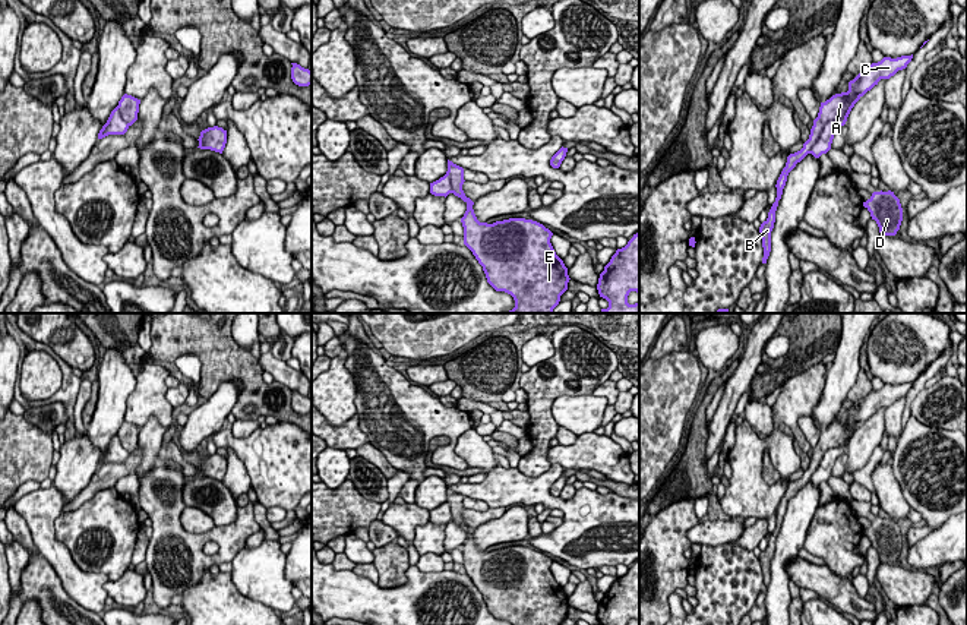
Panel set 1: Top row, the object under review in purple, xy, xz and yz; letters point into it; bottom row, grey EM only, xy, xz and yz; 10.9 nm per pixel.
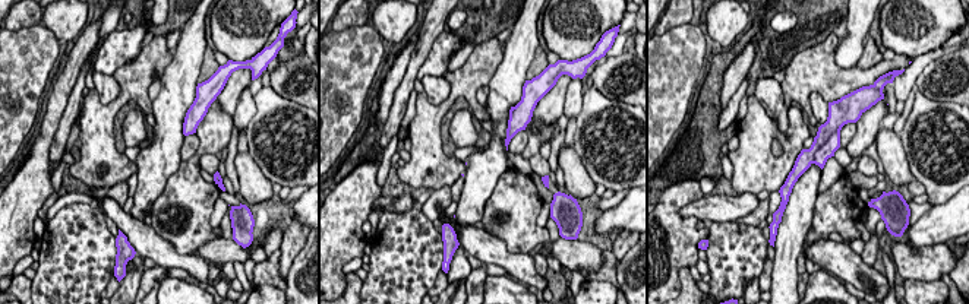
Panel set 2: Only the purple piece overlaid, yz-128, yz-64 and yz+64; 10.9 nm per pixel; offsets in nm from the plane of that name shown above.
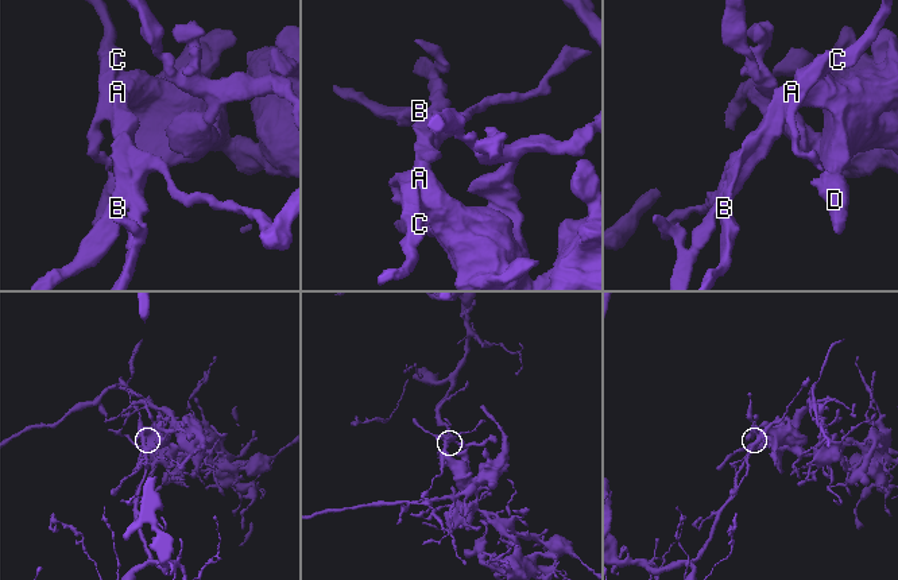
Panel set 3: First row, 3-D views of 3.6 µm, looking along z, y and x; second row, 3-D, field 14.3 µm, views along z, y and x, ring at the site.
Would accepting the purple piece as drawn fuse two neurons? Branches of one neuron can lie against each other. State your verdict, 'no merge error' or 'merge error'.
merge error

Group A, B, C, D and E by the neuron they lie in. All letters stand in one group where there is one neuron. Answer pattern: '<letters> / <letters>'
A B D E / C

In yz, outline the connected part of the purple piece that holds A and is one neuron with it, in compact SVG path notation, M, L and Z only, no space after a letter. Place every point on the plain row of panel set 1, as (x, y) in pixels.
M847 419L847 420L835 422L825 430L821 430L819 441L818 445L813 448L809 467L803 471L803 476L800 479L790 482L787 484L786 495L783 496L775 512L777 515L775 530L772 531L768 540L768 546L759 555L762 575L764 575L762 591L767 591L767 587L771 580L771 559L775 550L775 539L778 534L778 528L781 527L789 501L796 495L797 490L800 490L810 480L812 474L818 470L825 452L832 448L847 446L851 436L862 424L863 423L857 423Z

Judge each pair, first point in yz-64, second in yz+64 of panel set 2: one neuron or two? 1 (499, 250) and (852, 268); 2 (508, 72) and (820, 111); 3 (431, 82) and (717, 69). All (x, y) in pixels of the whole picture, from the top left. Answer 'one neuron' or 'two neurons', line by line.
1: one neuron
2: two neurons
3: two neurons

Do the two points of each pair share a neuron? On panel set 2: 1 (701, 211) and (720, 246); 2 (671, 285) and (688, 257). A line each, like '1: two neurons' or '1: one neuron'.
1: two neurons
2: one neuron

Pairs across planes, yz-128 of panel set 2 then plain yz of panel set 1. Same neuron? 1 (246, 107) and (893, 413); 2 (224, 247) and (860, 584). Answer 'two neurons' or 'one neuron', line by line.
1: one neuron
2: two neurons

